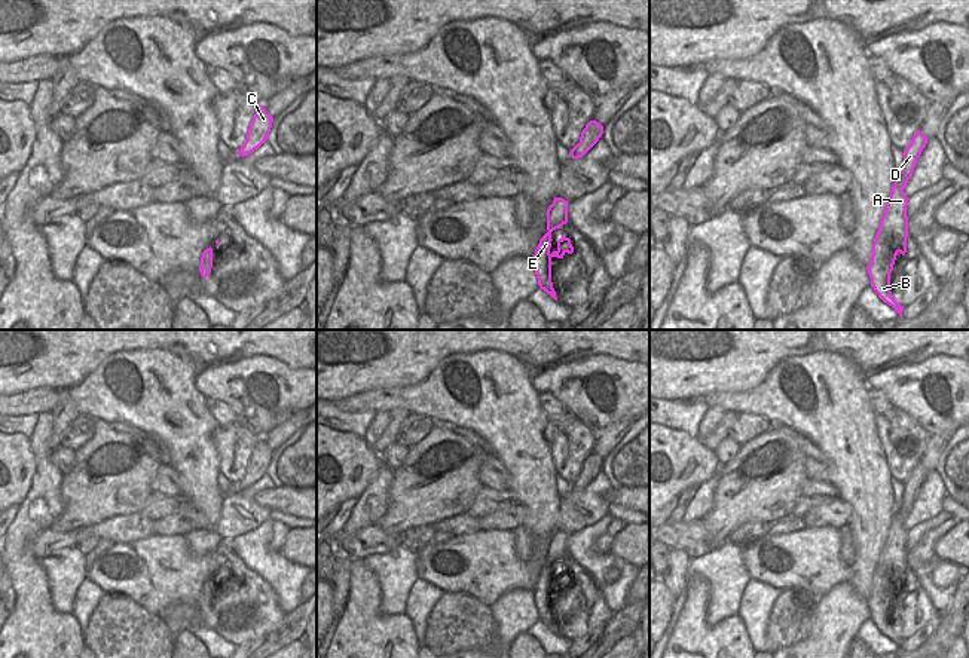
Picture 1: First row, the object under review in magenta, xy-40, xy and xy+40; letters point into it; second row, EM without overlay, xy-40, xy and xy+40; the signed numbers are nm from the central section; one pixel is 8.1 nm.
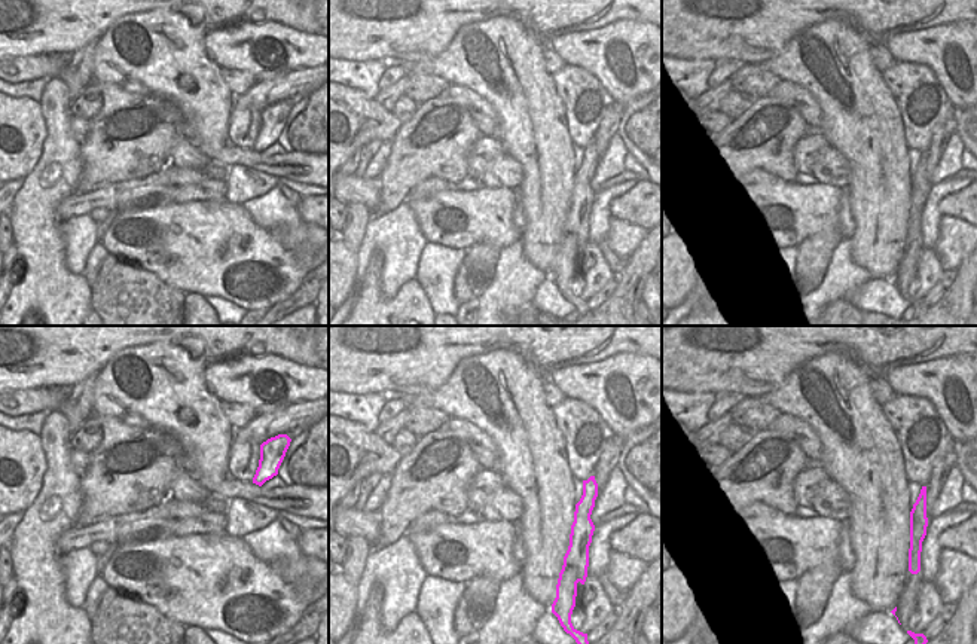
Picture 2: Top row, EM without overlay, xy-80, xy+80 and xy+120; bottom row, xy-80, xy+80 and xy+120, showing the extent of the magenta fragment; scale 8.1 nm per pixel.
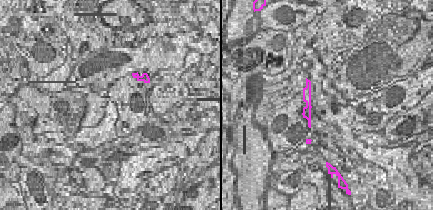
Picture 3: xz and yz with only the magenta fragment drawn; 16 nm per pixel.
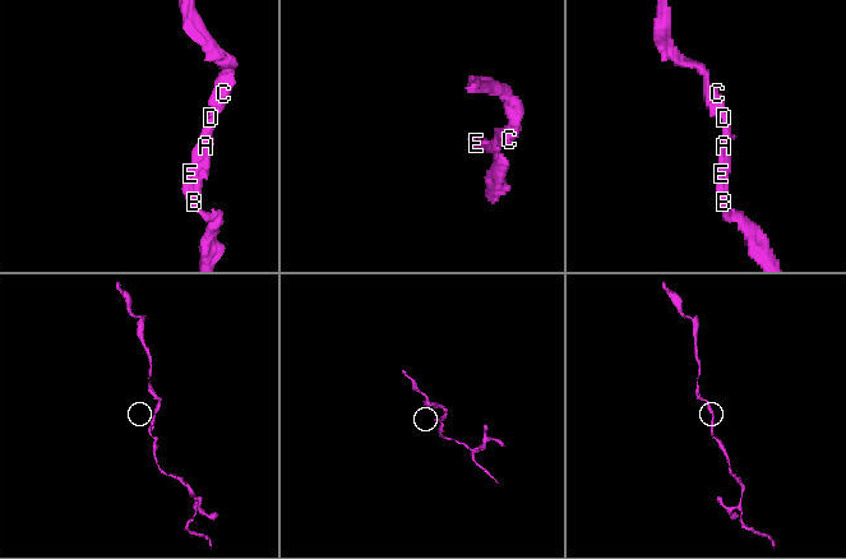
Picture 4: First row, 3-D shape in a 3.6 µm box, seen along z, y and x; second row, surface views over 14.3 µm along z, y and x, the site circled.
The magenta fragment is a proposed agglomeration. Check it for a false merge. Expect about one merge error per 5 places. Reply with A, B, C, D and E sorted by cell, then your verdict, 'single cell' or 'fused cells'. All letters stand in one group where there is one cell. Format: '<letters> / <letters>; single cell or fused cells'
A B C D E; single cell

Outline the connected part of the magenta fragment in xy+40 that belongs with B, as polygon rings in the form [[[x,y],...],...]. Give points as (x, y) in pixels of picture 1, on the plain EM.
[[[917,463],[910,478],[904,483],[902,502],[898,505],[892,520],[889,535],[880,553],[878,564],[874,570],[871,594],[866,599],[871,610],[871,619],[884,636],[892,639],[899,646],[901,651],[904,639],[892,630],[890,606],[893,603],[896,588],[899,585],[905,588],[907,585],[908,530],[905,529],[904,521],[911,511],[915,496],[926,477],[926,468],[921,463]]]

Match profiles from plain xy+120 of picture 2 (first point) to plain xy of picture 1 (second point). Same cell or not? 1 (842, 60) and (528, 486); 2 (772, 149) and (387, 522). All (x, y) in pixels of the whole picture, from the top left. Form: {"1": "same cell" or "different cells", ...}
{"1": "same cell", "2": "same cell"}

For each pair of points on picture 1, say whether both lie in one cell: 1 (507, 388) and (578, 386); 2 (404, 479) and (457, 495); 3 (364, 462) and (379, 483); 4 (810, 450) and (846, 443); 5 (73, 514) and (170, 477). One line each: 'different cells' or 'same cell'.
1: different cells
2: same cell
3: different cells
4: different cells
5: different cells

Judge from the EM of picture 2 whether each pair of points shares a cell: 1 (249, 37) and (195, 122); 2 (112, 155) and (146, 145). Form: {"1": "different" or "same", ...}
{"1": "different", "2": "same"}

